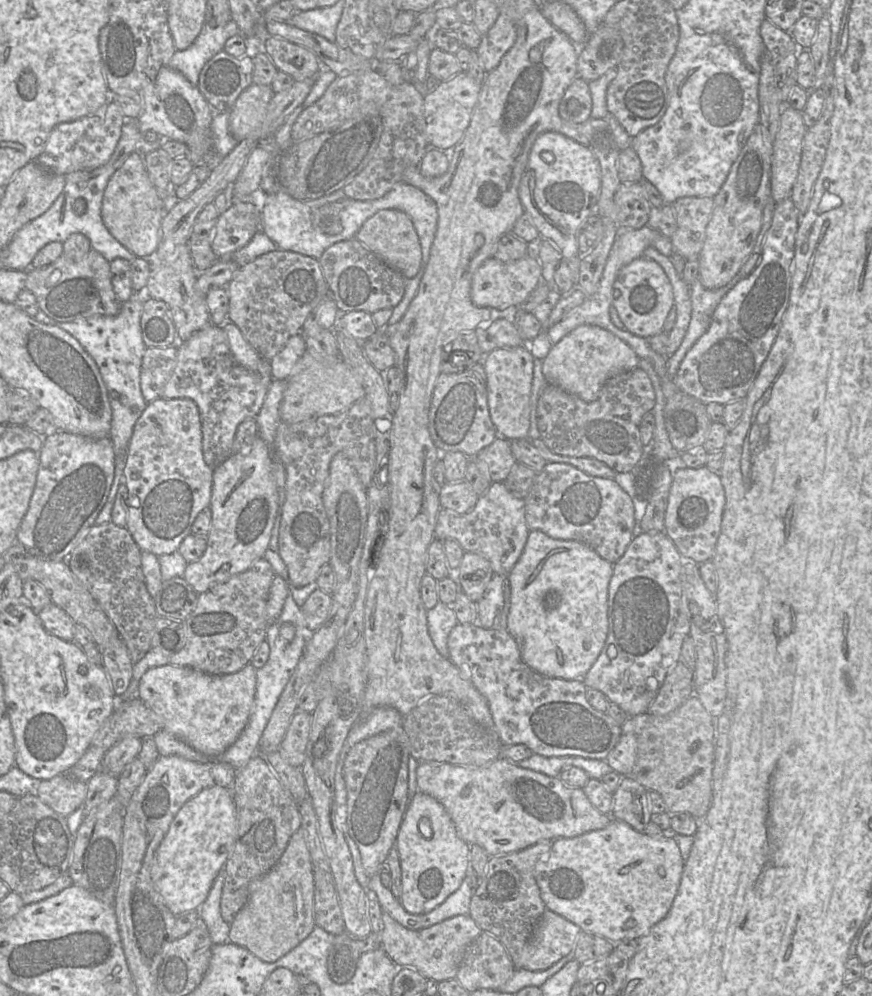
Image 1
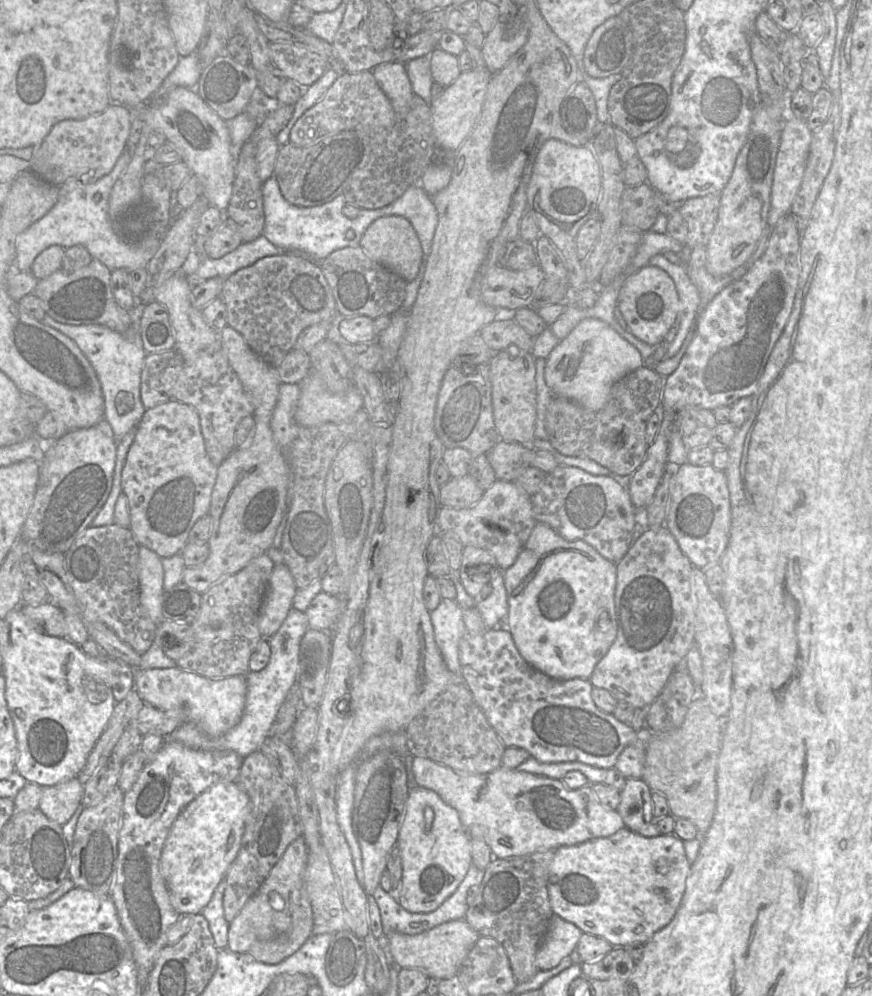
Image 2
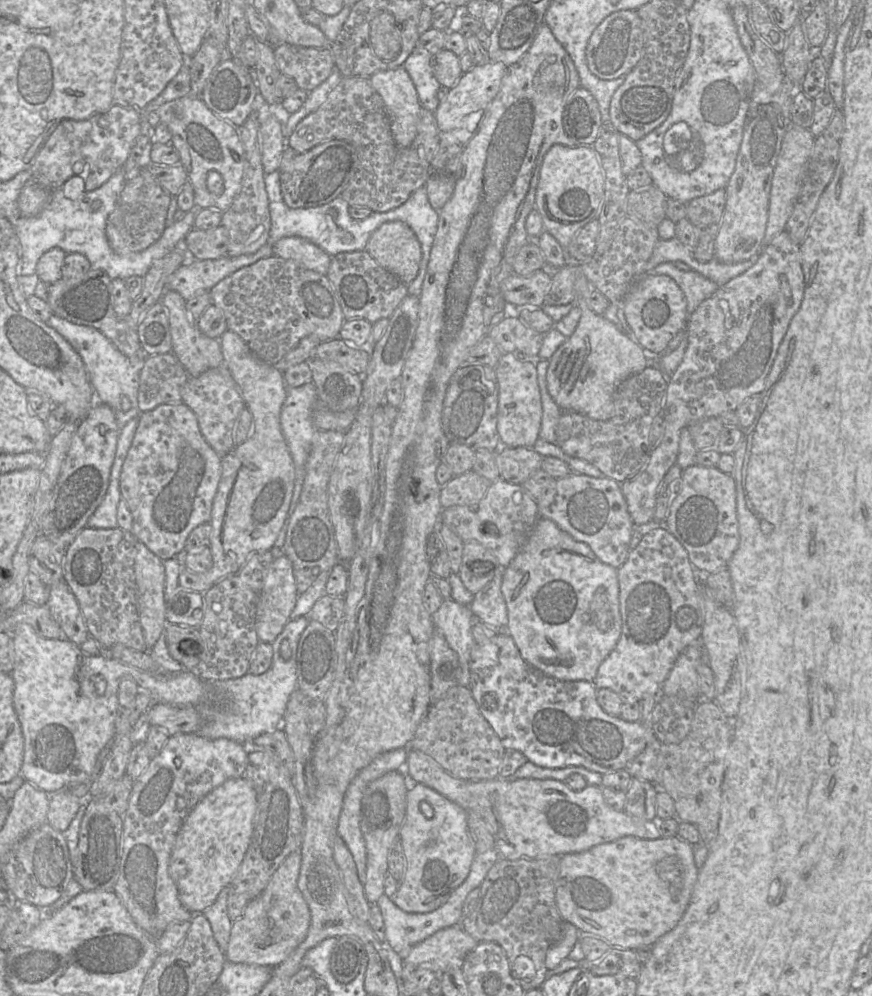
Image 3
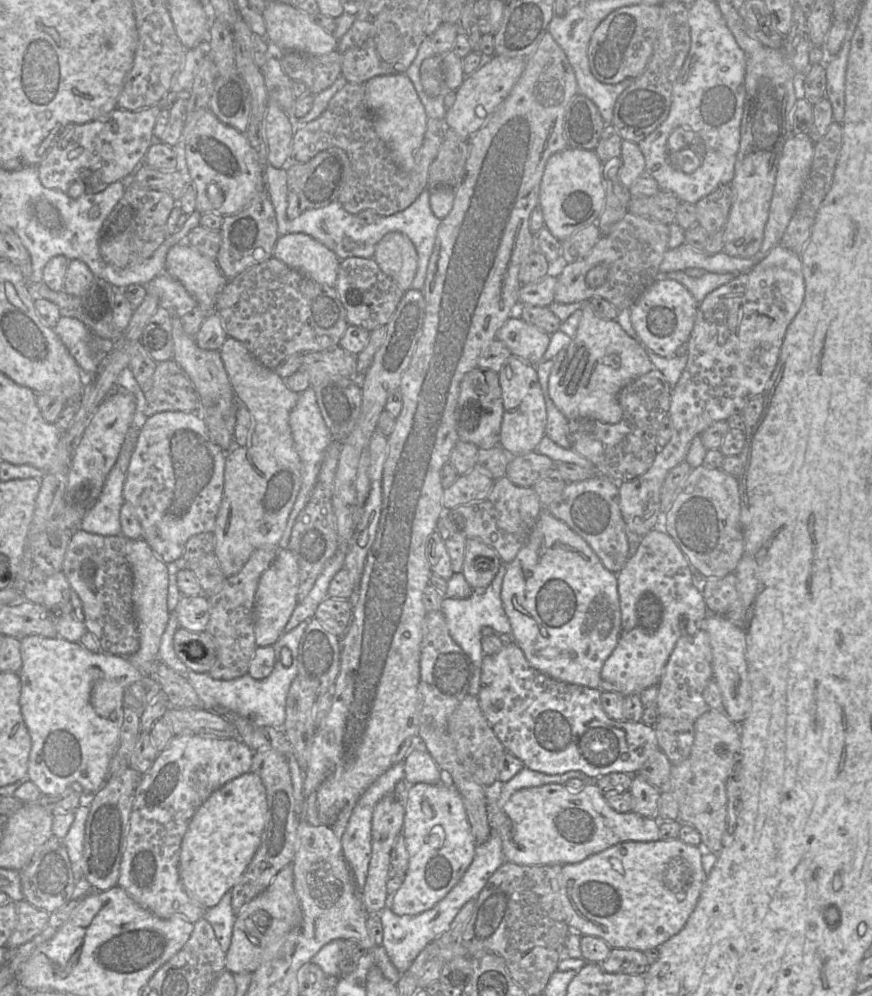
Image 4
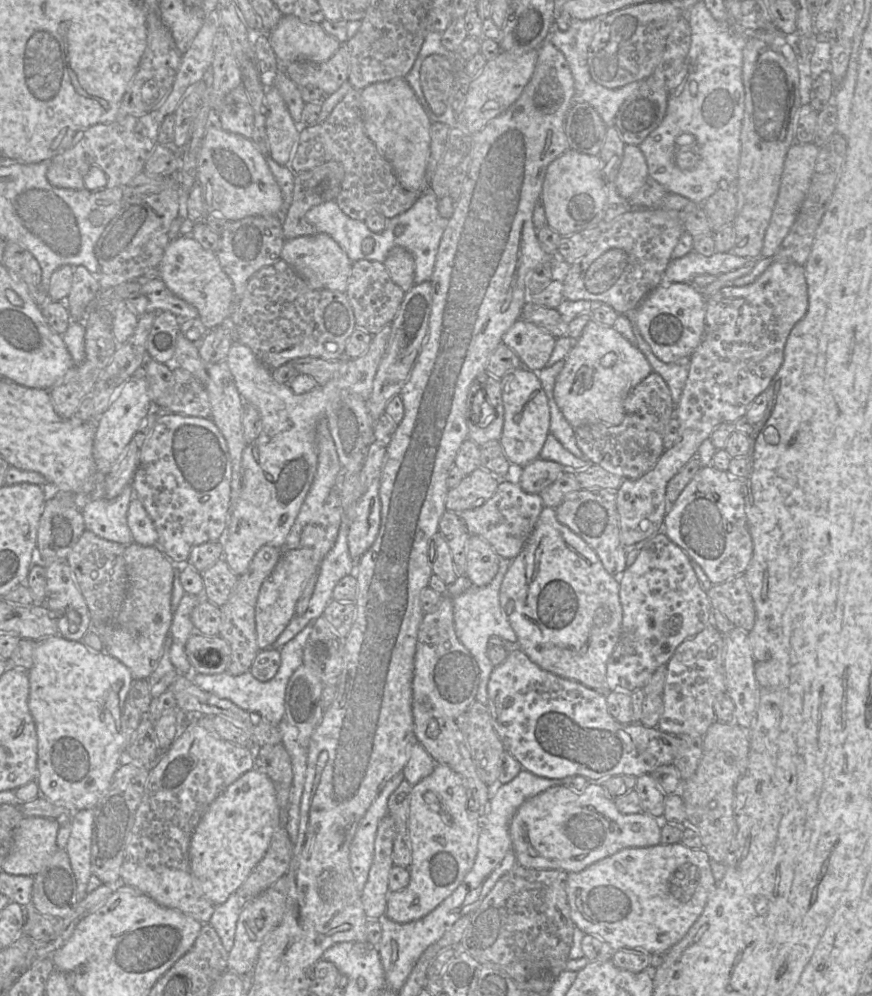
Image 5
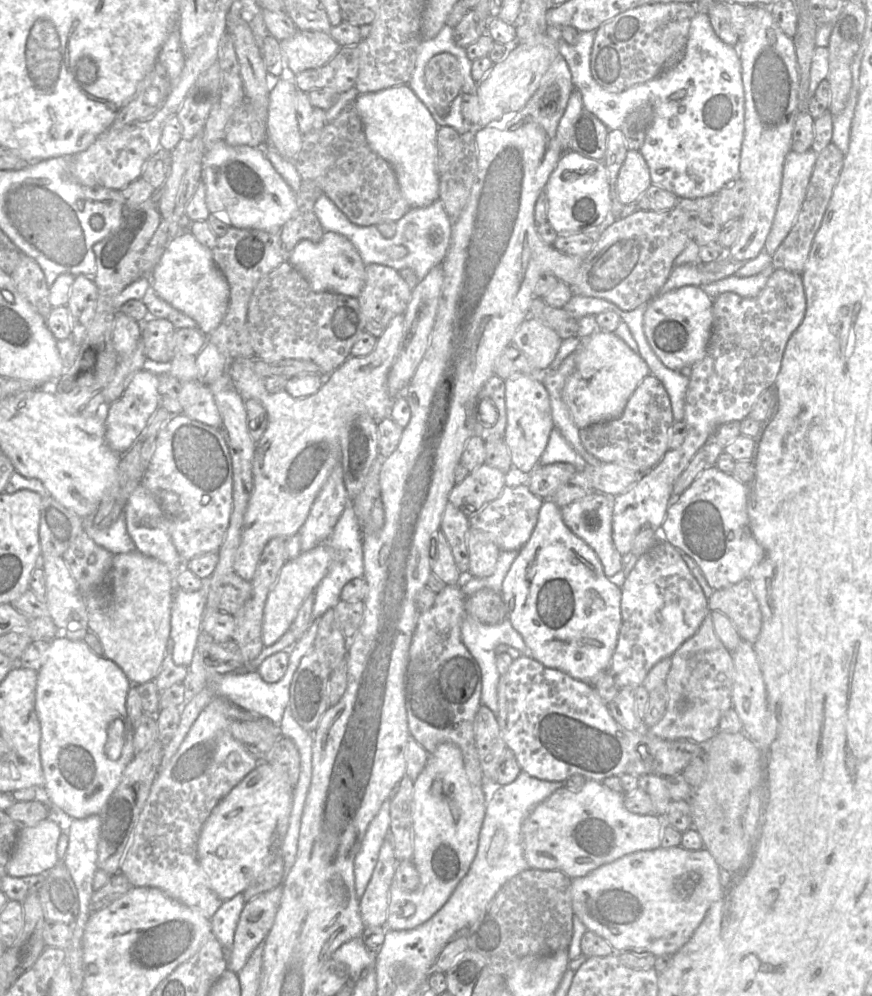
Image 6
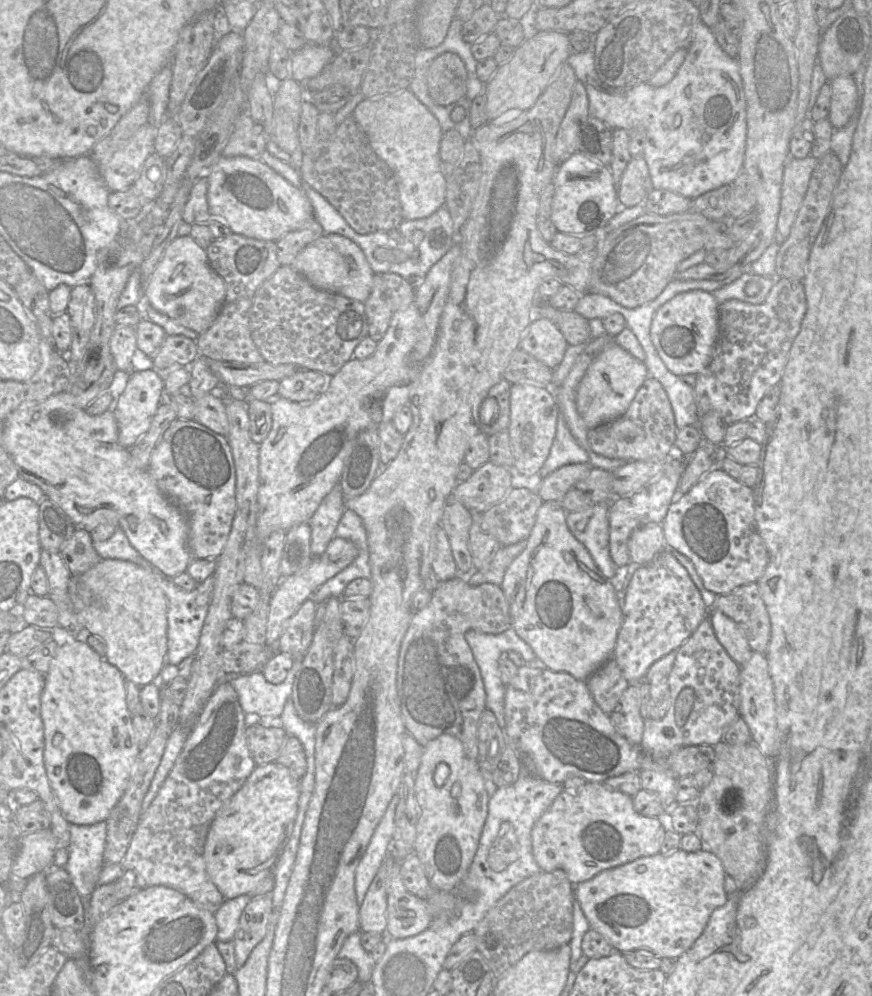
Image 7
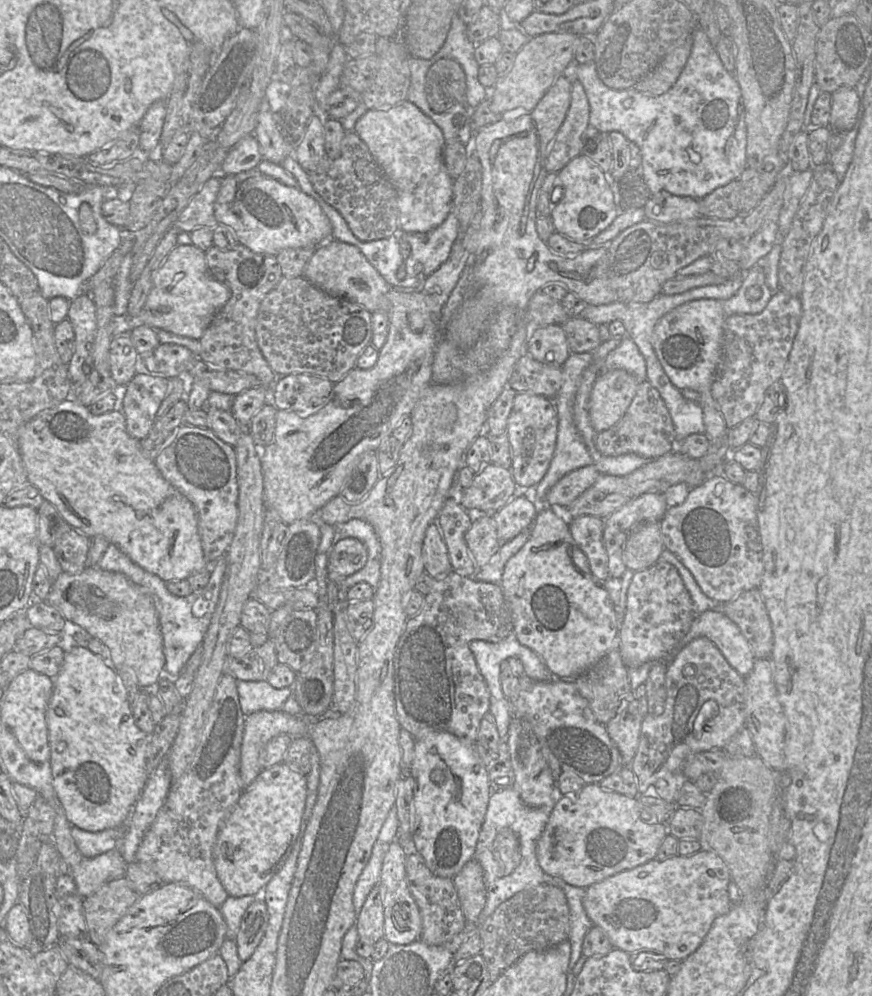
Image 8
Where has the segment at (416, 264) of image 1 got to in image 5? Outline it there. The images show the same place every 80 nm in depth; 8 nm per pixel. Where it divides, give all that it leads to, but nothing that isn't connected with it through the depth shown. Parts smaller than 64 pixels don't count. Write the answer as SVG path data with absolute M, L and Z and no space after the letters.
M401 246L393 247L383 265L392 281L405 293L414 285L415 262L412 254Z

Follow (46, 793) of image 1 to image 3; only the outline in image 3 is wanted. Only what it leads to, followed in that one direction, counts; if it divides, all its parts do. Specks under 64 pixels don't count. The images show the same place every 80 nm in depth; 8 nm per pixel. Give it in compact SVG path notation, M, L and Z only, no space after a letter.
M62 789L49 795L47 823L54 829L64 832L80 807L80 798L69 789Z

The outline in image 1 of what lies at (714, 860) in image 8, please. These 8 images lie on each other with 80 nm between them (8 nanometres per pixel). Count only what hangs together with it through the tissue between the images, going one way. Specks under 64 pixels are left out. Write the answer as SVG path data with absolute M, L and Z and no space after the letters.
M612 819L603 829L589 831L576 837L561 837L555 839L549 853L537 863L535 877L547 909L550 909L575 923L583 932L599 935L612 943L617 943L623 939L639 939L640 937L647 935L655 924L667 916L679 889L684 863L679 846L671 837L666 837L664 835L651 837L644 832L635 830L632 826L622 820Z

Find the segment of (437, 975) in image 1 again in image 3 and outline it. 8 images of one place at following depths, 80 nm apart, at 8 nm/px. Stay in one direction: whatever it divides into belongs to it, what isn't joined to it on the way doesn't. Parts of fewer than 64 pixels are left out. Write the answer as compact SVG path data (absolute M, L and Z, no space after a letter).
M454 925L441 929L416 944L403 961L407 968L424 967L441 974L450 968L462 968L466 956L476 947L477 943L478 941L465 932L460 925Z

